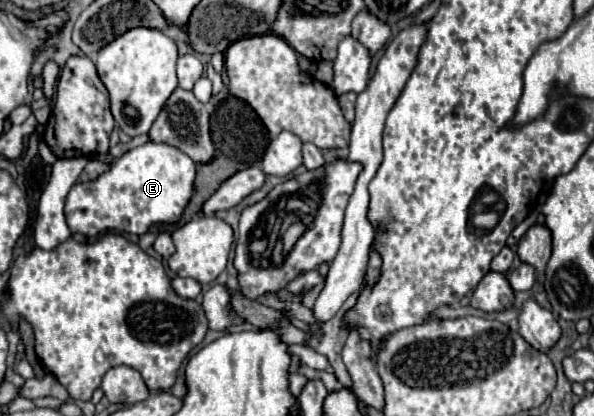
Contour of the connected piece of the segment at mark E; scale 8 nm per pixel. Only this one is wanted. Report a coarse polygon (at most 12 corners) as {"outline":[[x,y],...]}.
{"outline":[[145,142],[75,184],[71,234],[145,234],[183,214],[195,162]]}

